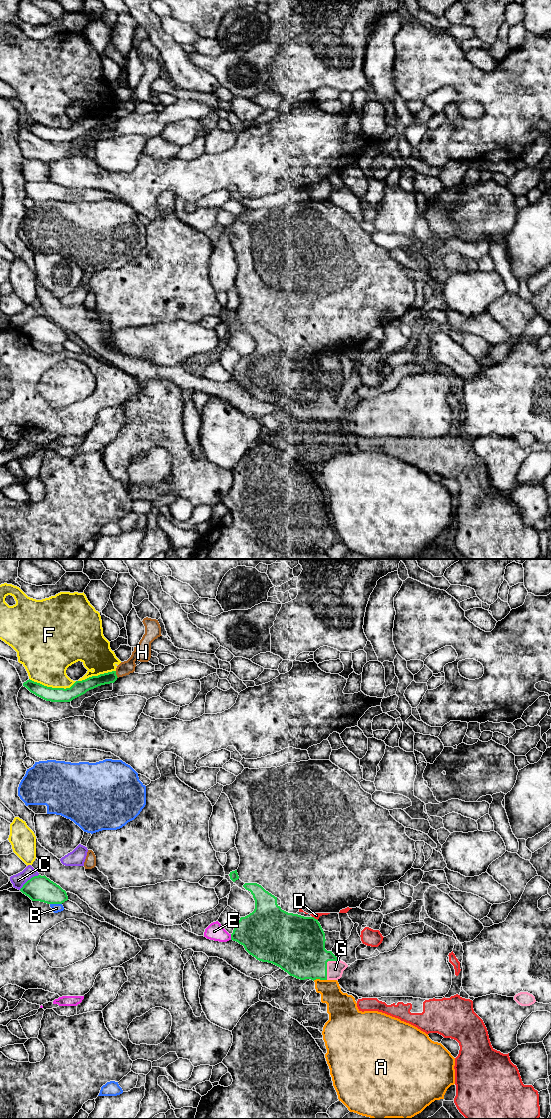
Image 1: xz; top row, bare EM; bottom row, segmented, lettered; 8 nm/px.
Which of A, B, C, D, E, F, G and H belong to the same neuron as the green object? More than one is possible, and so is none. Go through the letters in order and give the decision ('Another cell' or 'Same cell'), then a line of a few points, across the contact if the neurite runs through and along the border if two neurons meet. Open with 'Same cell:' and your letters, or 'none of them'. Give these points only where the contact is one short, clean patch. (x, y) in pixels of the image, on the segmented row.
Same cell: G
A: Another cell. Line: xz (326, 979), (313, 980)
B: Another cell
C: Another cell
D: Another cell
E: Another cell
F: Another cell
G: Same cell. Line: xz (299, 950), (308, 959), (326, 965), (335, 969)
H: Another cell

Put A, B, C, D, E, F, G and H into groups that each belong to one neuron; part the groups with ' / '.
A / B / C / D / E / F / G / H

